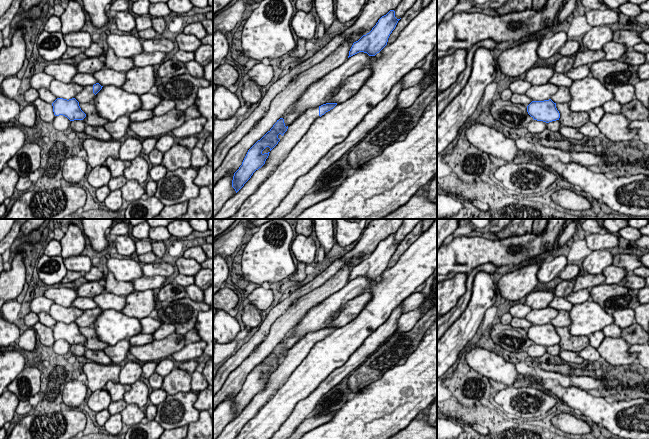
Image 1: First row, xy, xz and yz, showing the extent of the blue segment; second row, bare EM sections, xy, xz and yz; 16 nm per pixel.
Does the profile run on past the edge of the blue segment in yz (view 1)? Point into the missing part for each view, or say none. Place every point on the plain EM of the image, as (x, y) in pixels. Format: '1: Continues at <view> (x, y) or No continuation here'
1: Continues at yz (562, 319)

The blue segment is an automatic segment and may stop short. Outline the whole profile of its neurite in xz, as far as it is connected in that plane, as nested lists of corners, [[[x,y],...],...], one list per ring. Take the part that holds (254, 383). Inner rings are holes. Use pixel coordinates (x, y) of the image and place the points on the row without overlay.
[[[326,327],[310,332],[287,351],[283,342],[277,344],[273,351],[248,374],[242,389],[233,400],[232,411],[236,417],[226,425],[216,439],[234,439],[245,424],[273,398],[311,348],[336,329],[337,327]]]

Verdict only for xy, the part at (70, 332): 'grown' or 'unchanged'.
grown

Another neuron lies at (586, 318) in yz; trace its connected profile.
[[[592,299],[573,305],[569,316],[571,320],[569,330],[572,336],[589,336],[614,323],[612,315],[609,315]]]

